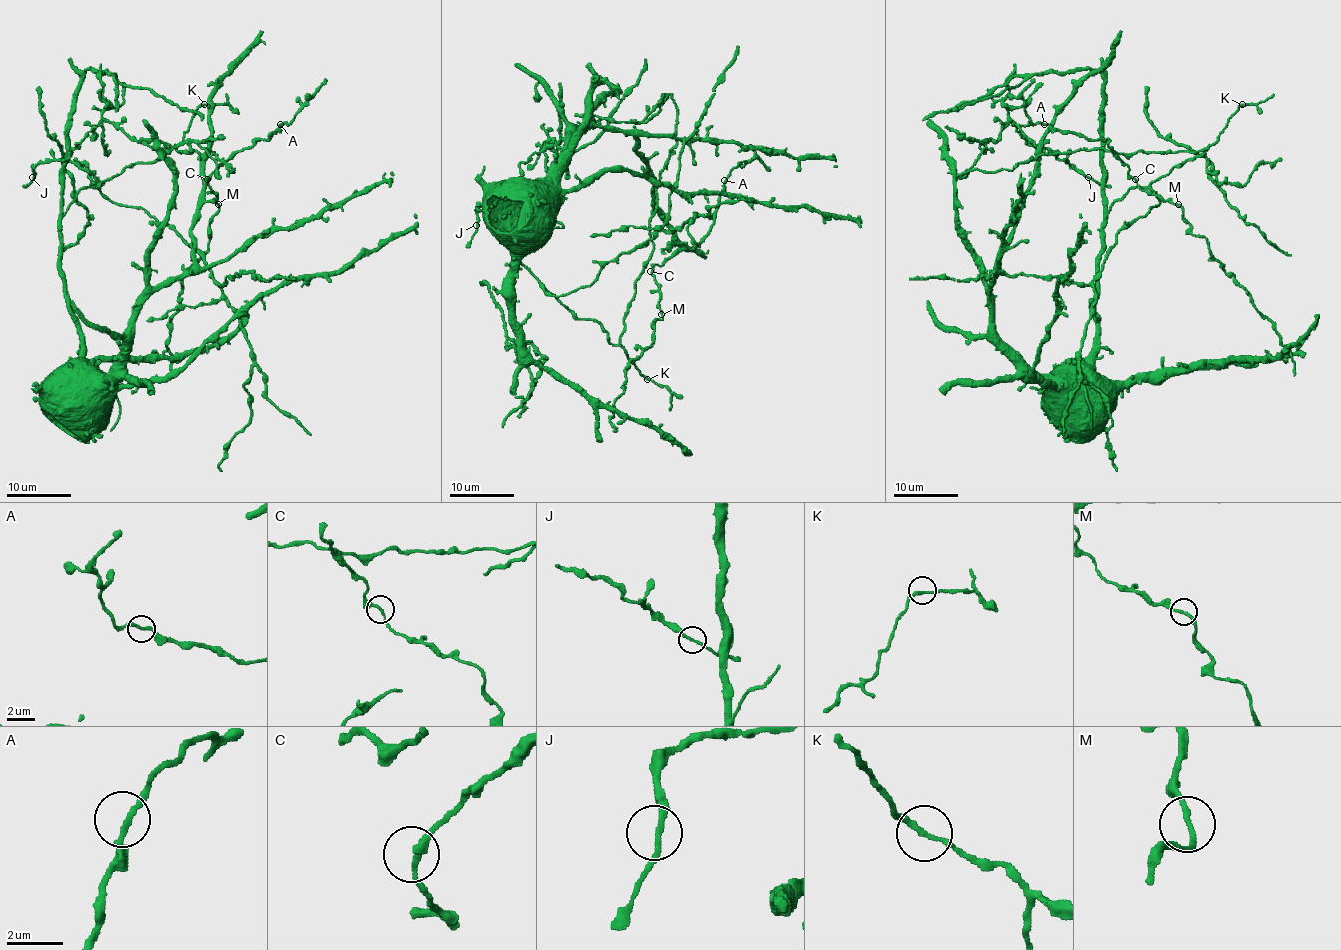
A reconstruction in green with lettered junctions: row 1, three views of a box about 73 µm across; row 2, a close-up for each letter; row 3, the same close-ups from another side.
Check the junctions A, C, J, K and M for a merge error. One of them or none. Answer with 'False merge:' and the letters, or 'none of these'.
False merge: none of these

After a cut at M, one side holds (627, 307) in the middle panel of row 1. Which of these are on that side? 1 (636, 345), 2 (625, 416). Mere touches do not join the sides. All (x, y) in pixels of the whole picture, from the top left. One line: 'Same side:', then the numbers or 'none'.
Same side: 2

